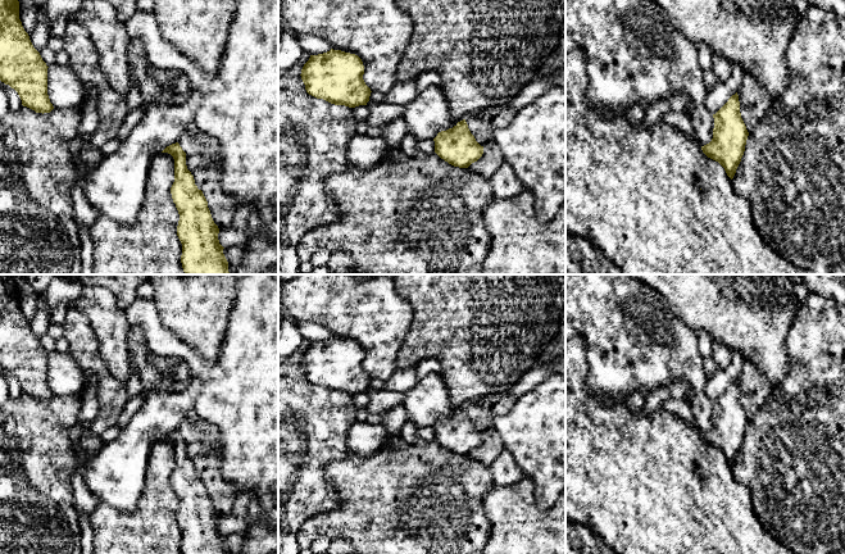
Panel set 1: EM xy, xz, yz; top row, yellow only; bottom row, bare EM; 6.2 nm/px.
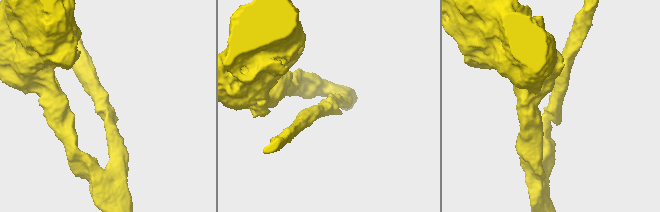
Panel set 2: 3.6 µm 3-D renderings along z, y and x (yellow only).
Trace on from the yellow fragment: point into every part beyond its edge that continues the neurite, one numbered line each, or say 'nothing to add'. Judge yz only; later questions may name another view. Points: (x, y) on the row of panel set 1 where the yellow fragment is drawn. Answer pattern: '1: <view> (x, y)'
nothing to add

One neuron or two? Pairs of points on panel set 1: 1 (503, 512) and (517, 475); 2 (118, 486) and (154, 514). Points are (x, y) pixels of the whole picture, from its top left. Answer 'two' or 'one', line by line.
1: two
2: two

